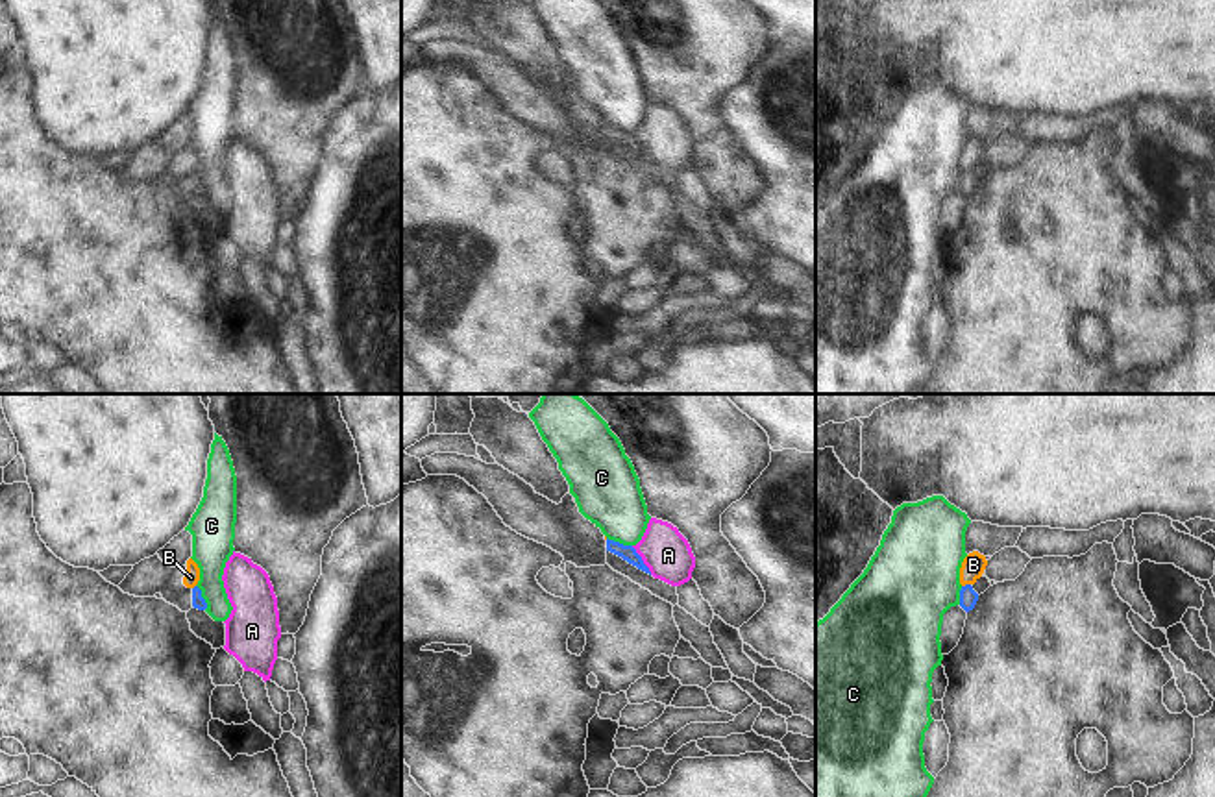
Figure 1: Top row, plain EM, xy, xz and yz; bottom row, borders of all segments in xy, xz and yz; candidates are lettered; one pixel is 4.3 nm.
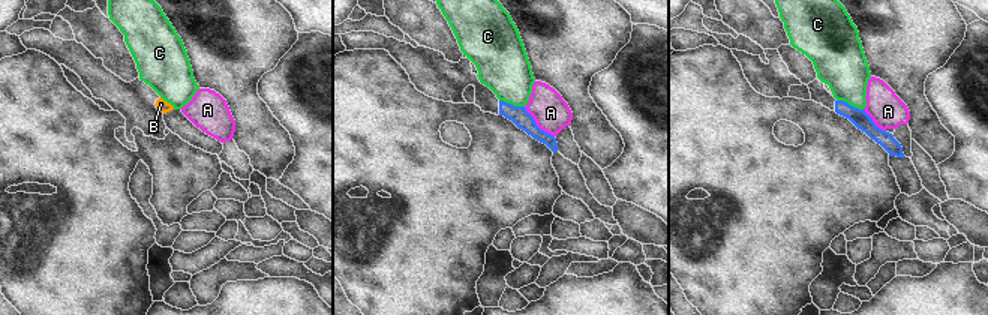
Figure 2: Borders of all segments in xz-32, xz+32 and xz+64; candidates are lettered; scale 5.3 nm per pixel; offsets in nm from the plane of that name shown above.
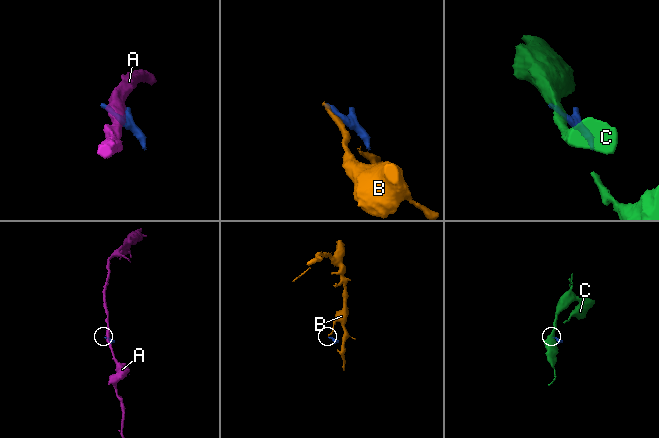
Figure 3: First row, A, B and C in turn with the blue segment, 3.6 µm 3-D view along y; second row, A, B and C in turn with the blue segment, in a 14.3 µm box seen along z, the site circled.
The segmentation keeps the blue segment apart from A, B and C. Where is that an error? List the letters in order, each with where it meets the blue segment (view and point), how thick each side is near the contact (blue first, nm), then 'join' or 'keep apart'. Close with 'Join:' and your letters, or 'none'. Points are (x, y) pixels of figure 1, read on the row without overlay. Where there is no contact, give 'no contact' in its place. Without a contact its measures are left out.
A: xz (642, 147) | 70/200 nm | keep apart
B: yz (966, 171) | 80/100 nm | keep apart
C: xz (618, 128) | 70/280 nm | keep apart
Join: none

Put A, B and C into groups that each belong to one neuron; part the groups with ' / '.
A / B / C

